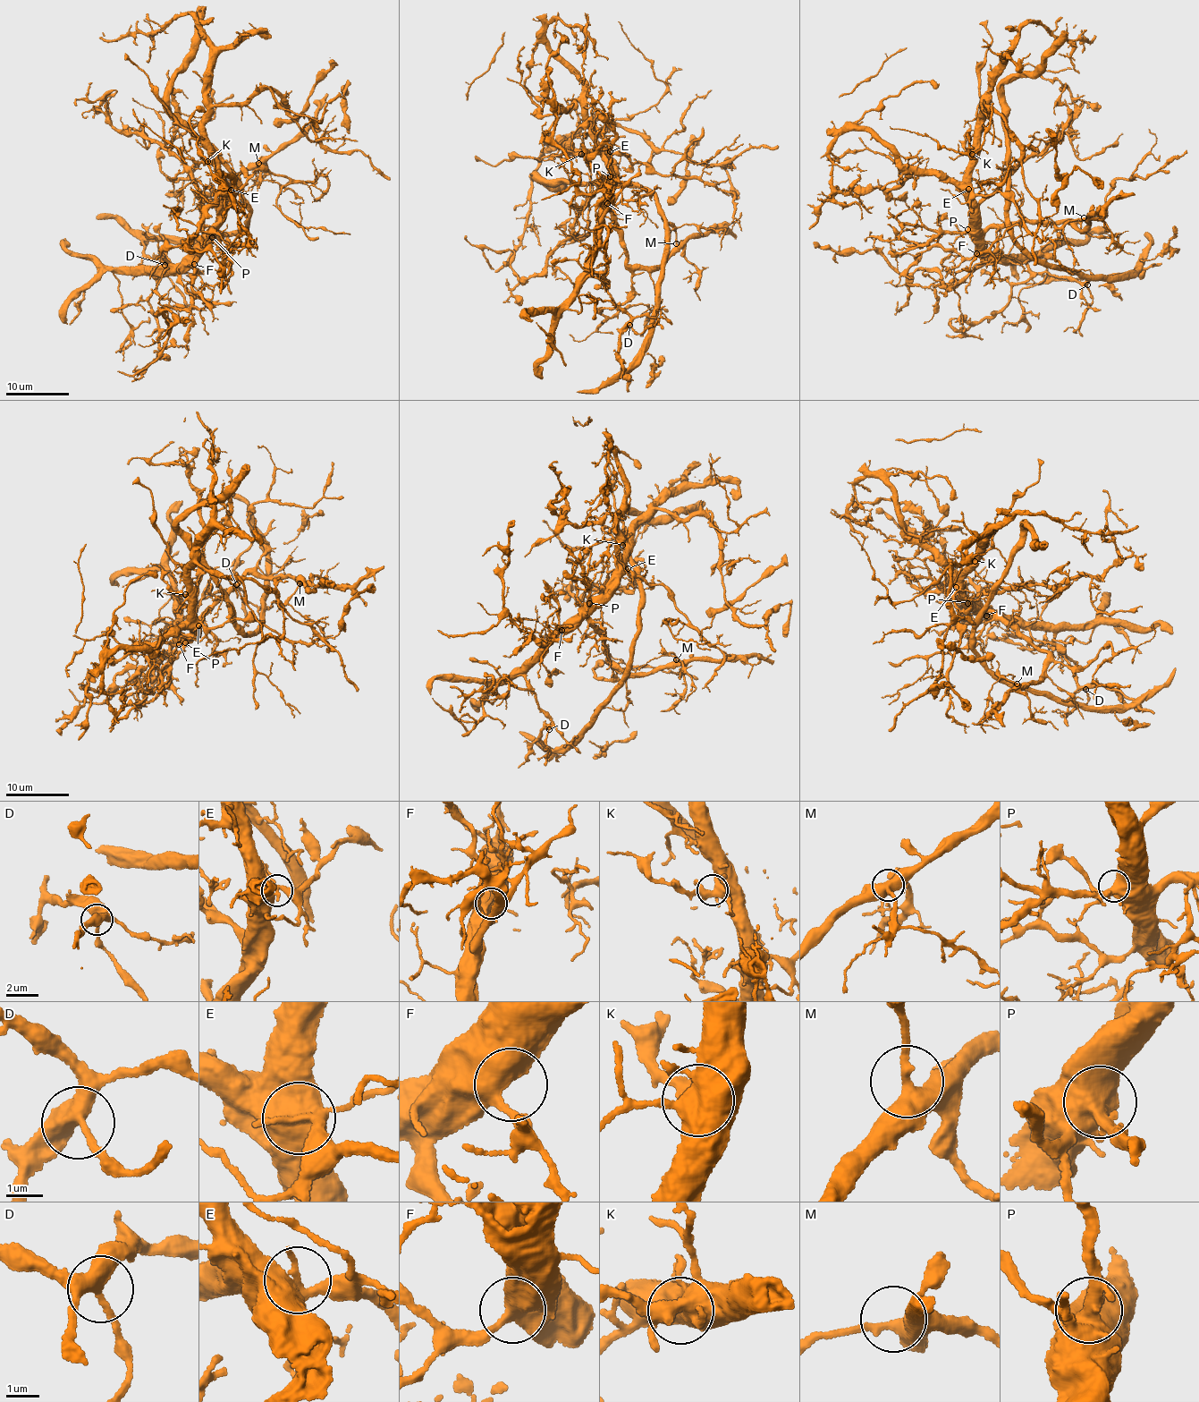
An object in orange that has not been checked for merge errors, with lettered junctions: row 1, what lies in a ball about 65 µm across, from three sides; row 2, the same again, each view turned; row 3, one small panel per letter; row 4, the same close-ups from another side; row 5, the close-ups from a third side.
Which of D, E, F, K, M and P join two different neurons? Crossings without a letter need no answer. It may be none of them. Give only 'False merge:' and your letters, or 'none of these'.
False merge: none of these

